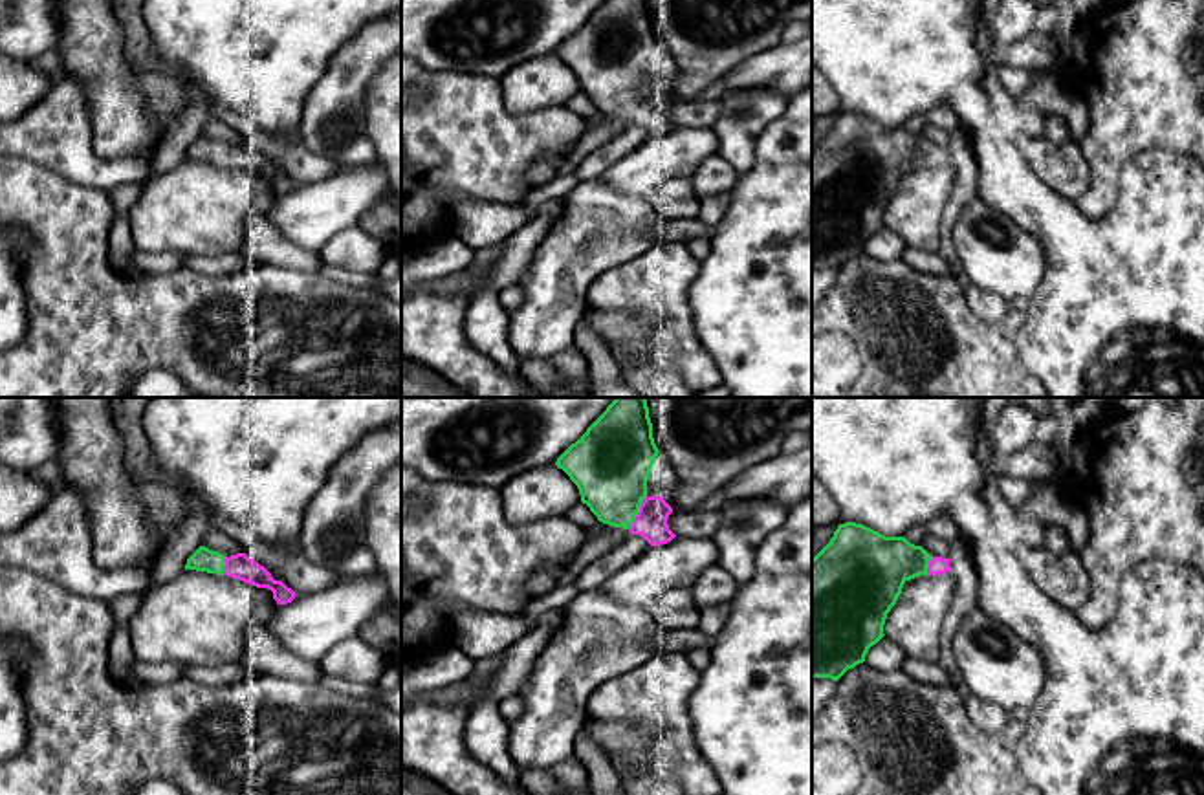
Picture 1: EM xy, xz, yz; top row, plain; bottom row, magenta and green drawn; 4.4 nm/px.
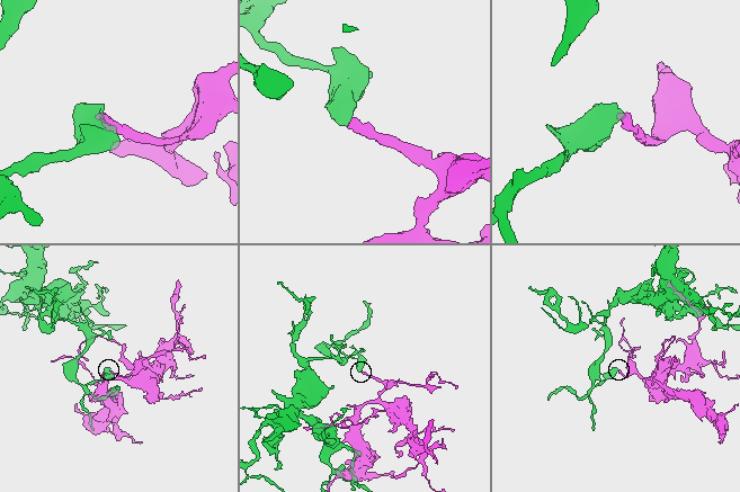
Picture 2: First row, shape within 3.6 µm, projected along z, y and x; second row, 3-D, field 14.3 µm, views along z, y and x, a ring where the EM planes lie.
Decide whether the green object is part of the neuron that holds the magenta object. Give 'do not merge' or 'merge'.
merge

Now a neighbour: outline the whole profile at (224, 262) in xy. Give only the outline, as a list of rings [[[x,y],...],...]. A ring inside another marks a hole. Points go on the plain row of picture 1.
[[[240,251],[218,253],[218,255],[187,255],[183,267],[205,275],[238,273],[249,269],[253,262]]]

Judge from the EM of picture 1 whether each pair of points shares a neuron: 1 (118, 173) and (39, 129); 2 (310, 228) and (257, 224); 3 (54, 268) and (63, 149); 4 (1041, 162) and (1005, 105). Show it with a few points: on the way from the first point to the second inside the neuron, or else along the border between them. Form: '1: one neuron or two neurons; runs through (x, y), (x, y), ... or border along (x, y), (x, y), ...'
1: one neuron; runs through (98, 173), (81, 165), (59, 143)
2: two neurons; border along (264, 215), (286, 237), (310, 250)
3: two neurons; border along (22, 158), (48, 167), (72, 182), (101, 191)
4: one neuron; runs through (1030, 147), (1017, 134), (1010, 119)

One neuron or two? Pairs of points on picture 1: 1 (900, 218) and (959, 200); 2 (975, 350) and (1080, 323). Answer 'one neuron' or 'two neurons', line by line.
1: two neurons
2: two neurons

